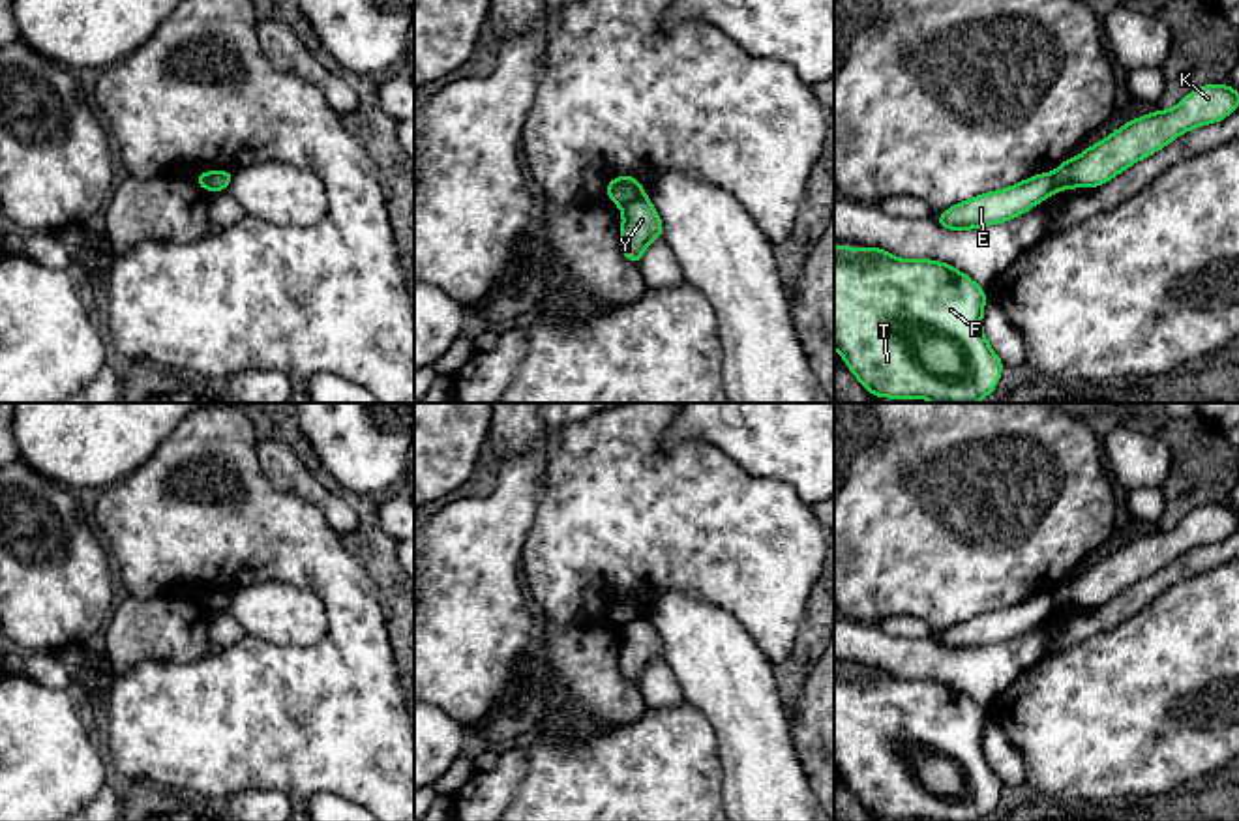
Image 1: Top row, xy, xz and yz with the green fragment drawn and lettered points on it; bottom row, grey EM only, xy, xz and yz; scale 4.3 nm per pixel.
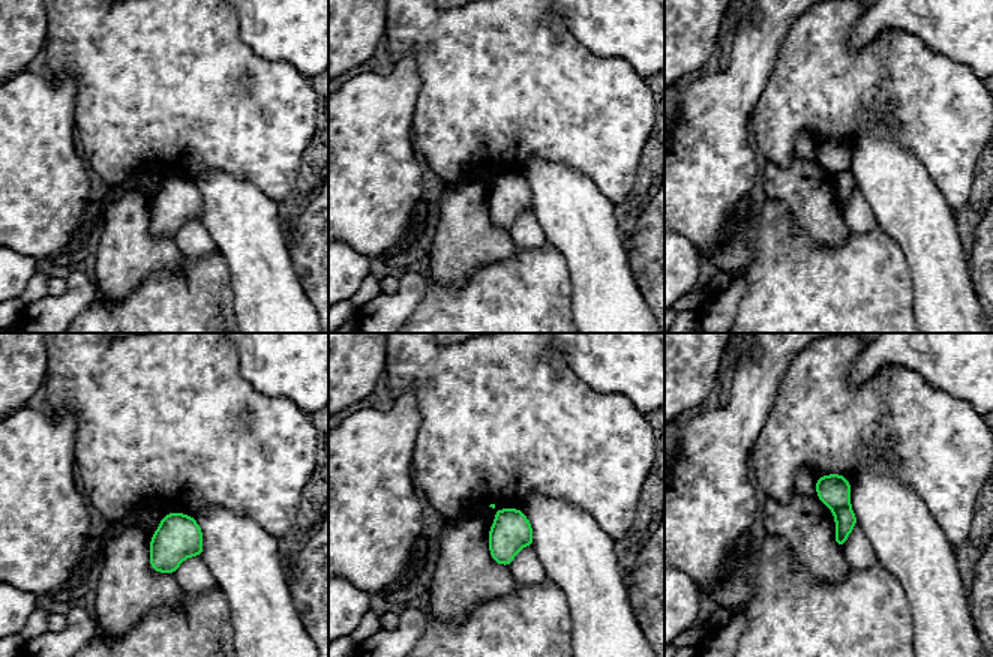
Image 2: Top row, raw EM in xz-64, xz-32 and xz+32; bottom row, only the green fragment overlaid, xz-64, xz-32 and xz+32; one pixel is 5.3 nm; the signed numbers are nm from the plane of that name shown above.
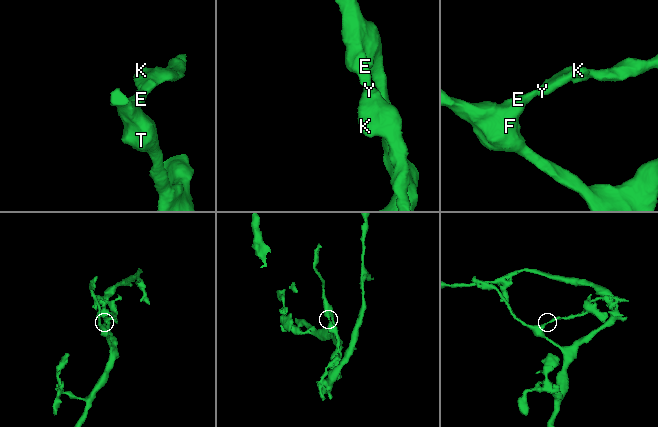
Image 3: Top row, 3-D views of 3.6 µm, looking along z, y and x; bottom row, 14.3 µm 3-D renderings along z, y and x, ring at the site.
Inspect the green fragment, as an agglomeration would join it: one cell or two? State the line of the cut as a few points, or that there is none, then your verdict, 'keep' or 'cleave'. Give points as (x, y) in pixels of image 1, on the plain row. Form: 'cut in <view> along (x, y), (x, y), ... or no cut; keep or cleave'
cut in xz along (645, 615), (621, 626); cleave

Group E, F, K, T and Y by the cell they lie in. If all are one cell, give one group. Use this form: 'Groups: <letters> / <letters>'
Groups: E F T / K Y

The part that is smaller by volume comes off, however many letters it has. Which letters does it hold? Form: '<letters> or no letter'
K, Y

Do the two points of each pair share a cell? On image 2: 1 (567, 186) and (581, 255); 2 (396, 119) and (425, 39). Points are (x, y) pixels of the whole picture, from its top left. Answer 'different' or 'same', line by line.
1: same
2: different

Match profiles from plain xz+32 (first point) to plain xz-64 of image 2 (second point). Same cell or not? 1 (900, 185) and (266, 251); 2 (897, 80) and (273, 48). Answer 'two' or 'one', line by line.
1: one
2: two

